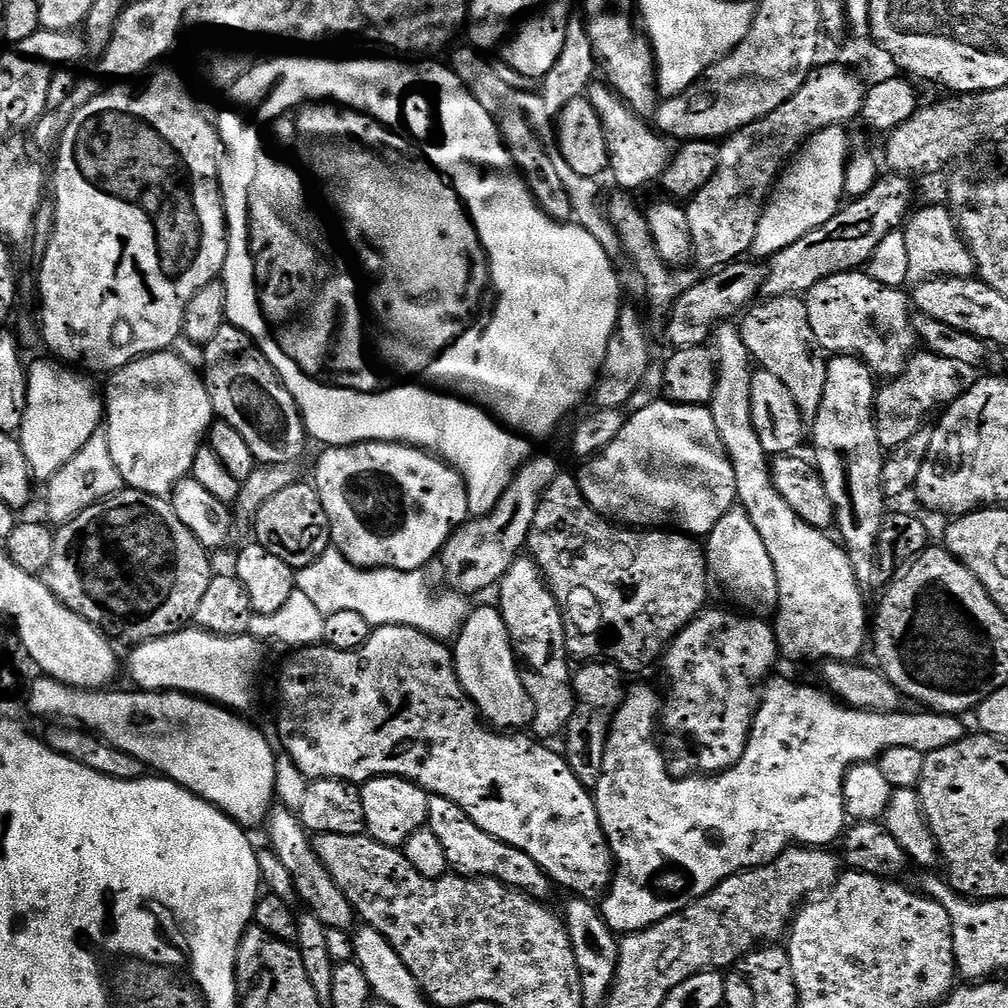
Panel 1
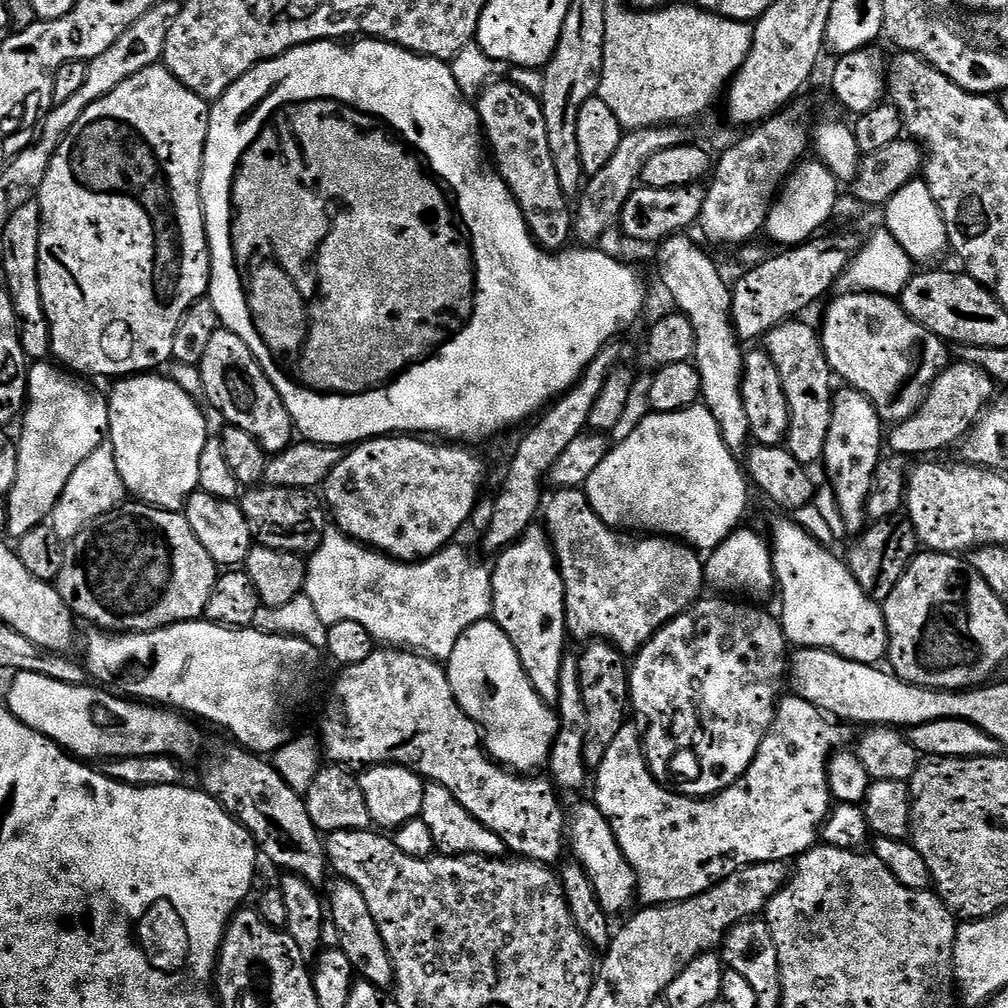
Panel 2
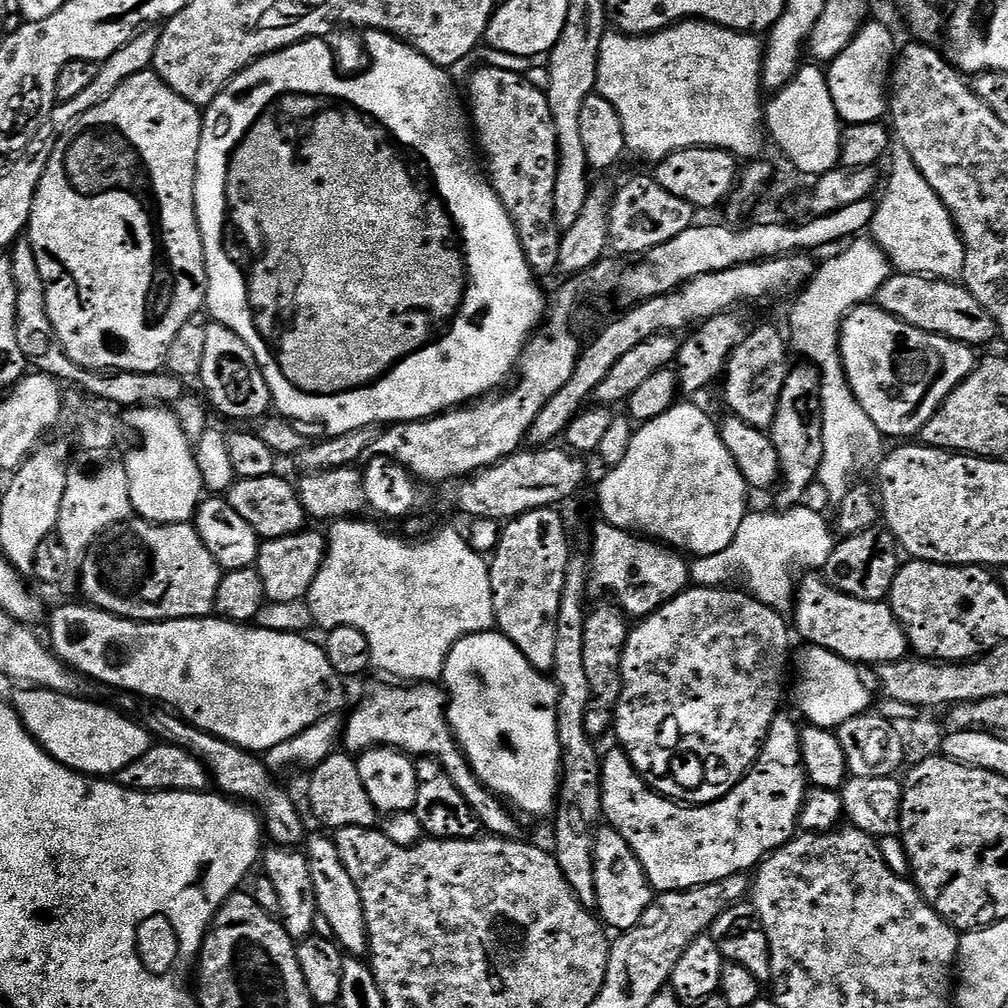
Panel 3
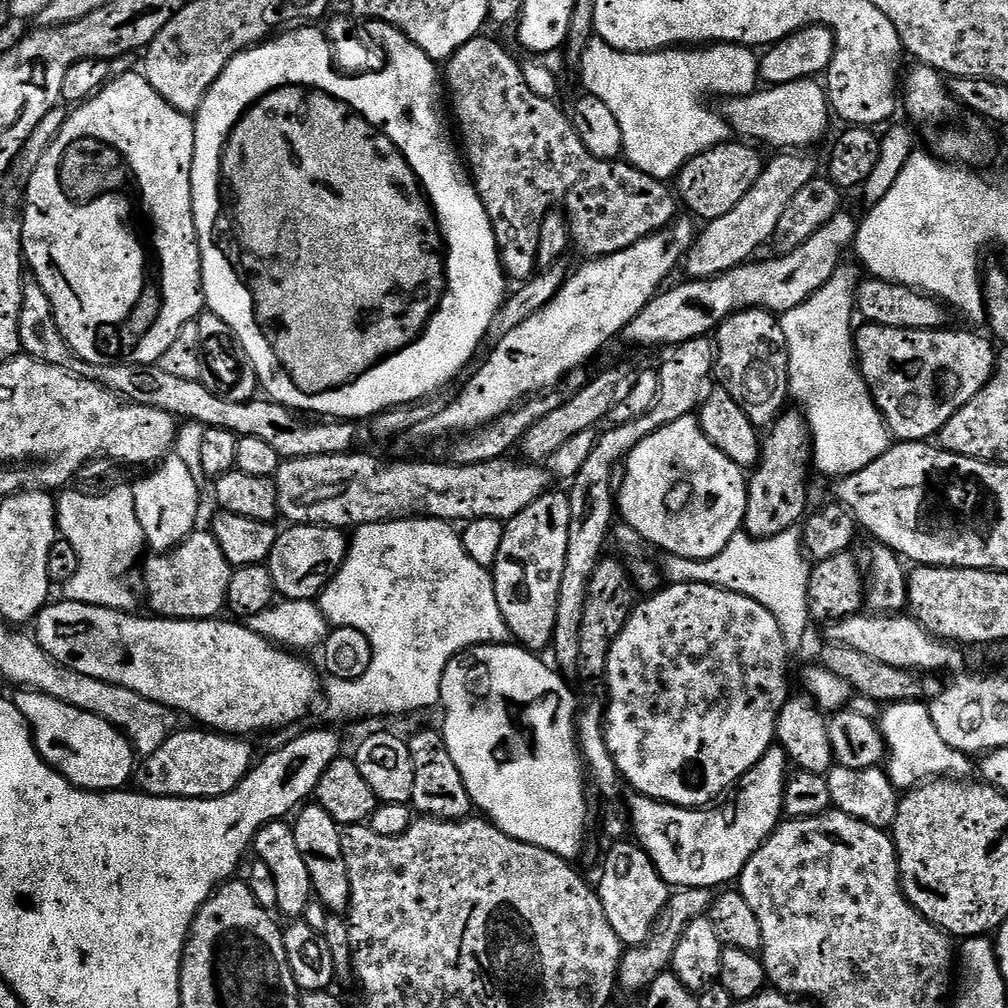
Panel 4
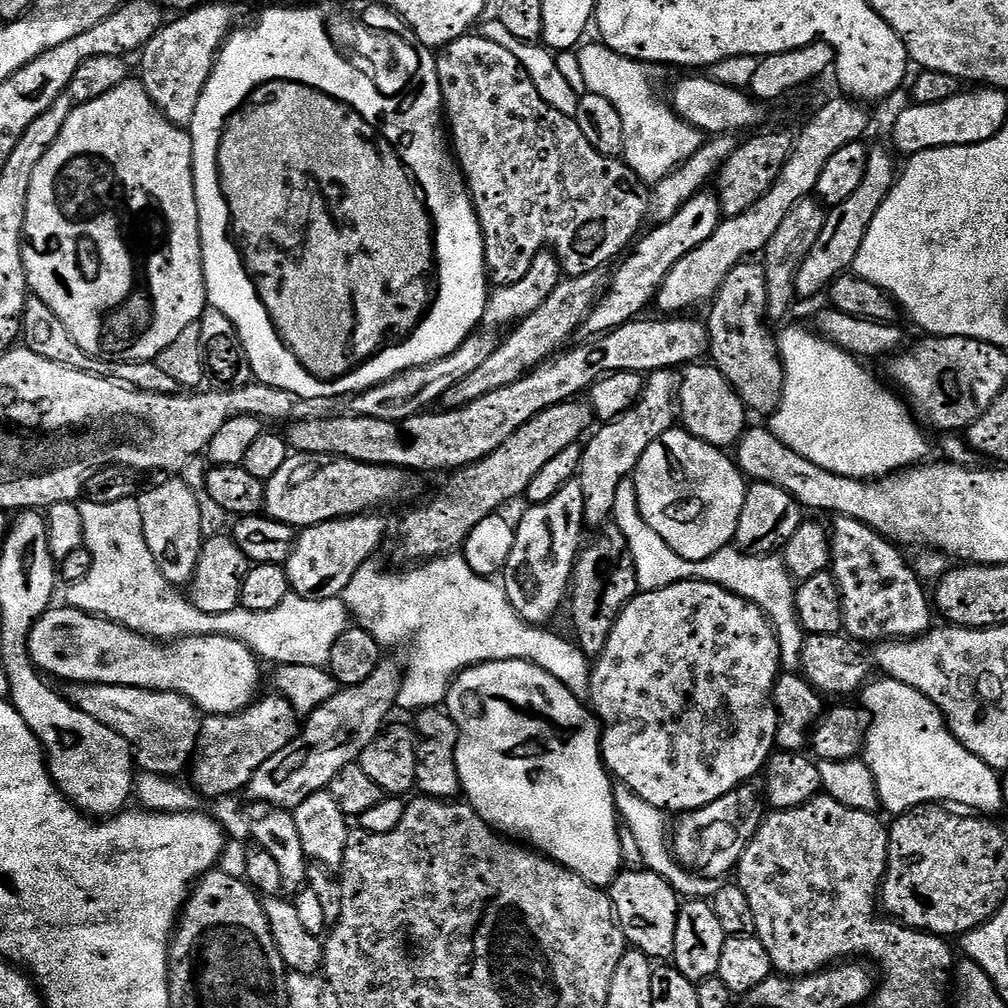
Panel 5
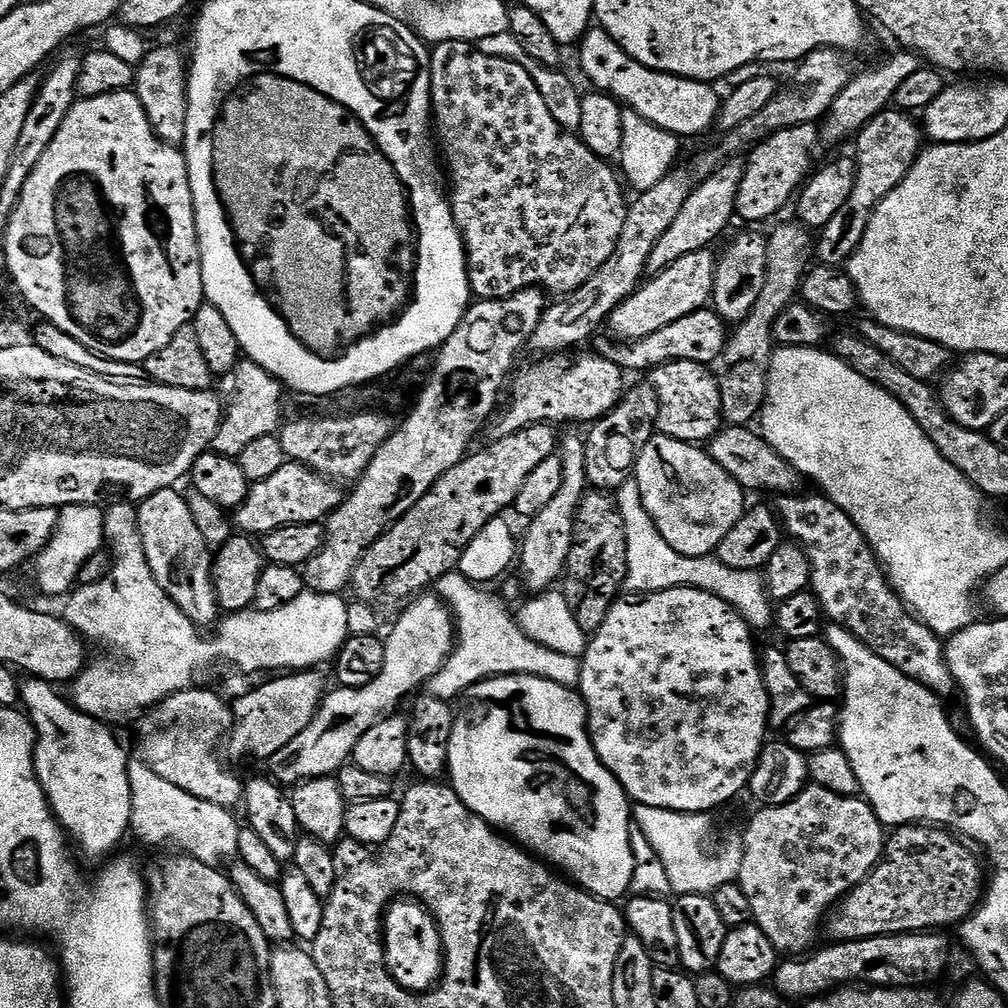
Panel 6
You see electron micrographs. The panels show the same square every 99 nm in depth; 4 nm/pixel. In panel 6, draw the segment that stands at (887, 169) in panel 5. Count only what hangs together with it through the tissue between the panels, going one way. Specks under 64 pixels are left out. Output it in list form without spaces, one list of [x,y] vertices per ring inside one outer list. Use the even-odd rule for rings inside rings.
[[[899,110],[878,113],[854,136],[856,142],[856,177],[850,198],[840,207],[838,214],[830,218],[824,228],[819,229],[814,252],[824,266],[843,265],[855,252],[870,226],[870,218],[876,207],[906,178],[922,151],[922,128],[915,115]]]

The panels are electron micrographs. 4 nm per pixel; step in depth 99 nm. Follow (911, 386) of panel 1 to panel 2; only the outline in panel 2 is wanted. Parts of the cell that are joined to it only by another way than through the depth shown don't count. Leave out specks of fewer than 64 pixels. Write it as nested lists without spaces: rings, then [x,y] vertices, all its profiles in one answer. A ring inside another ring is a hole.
[[[967,362],[949,363],[928,387],[928,396],[920,408],[912,416],[891,425],[892,433],[886,436],[887,443],[888,440],[892,443],[891,451],[906,458],[924,458],[927,452],[940,452],[951,444],[959,445],[984,409],[993,403],[997,392],[998,385],[986,370]]]

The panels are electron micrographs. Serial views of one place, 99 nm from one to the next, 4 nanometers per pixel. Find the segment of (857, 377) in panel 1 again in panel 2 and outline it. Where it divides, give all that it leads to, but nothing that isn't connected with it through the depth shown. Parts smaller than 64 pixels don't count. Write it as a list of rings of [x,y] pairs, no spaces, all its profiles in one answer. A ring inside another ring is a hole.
[[[847,386],[841,389],[832,398],[830,428],[826,434],[822,467],[832,479],[832,496],[836,499],[836,508],[840,511],[840,520],[845,530],[859,534],[869,523],[866,502],[870,498],[870,486],[882,459],[882,421],[862,393]]]

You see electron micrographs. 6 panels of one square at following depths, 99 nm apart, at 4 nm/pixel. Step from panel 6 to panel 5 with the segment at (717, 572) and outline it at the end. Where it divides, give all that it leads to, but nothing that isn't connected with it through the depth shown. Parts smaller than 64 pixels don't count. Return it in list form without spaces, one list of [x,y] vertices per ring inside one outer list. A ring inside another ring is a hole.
[[[632,478],[624,480],[622,486],[618,486],[618,495],[614,497],[612,520],[614,526],[622,530],[630,554],[634,558],[636,587],[640,592],[662,590],[671,584],[680,584],[683,580],[705,580],[722,586],[727,592],[733,592],[746,598],[751,604],[757,604],[768,615],[779,638],[781,669],[784,672],[801,671],[801,652],[806,636],[796,610],[796,584],[789,572],[785,570],[781,557],[774,554],[754,556],[741,552],[735,546],[719,548],[705,560],[687,560],[674,554],[674,550],[670,550],[670,546],[666,546],[666,542],[662,542],[662,538],[651,528],[650,522],[642,518],[638,506],[636,482]]]

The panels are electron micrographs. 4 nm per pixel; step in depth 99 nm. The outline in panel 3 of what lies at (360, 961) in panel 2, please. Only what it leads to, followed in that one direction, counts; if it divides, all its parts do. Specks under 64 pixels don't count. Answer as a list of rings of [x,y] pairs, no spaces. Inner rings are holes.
[[[331,835],[307,837],[302,848],[305,858],[310,862],[310,875],[314,882],[314,894],[318,894],[318,910],[320,916],[332,931],[332,939],[340,945],[349,957],[364,958],[368,956],[368,927],[366,912],[362,906],[362,898],[358,894],[358,886],[354,886],[354,878],[350,878],[346,866],[342,866],[342,858],[338,858],[338,846]]]

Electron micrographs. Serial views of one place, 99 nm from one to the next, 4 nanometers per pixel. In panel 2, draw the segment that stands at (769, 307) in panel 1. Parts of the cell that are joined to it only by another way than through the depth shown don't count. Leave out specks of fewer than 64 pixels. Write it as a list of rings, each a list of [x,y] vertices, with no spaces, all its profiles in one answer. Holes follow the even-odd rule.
[[[793,318],[769,330],[762,344],[774,366],[778,366],[778,378],[782,378],[782,390],[786,390],[786,406],[790,410],[786,441],[788,452],[805,466],[812,466],[815,460],[816,463],[823,461],[832,413],[834,373],[828,365],[819,331],[815,327],[811,328],[804,318]]]

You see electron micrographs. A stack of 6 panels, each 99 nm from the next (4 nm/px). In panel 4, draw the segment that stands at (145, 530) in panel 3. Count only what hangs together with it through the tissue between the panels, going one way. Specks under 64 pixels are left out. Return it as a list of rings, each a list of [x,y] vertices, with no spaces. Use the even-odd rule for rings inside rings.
[[[197,530],[167,554],[149,555],[144,564],[144,592],[155,615],[174,620],[210,620],[226,608],[226,590],[234,565],[229,562],[211,531]]]

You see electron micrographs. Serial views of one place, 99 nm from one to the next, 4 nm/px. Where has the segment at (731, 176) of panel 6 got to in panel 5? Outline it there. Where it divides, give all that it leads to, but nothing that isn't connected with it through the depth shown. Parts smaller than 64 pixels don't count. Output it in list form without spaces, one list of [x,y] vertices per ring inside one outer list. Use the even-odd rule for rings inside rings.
[[[712,190],[699,192],[682,210],[674,214],[667,224],[657,224],[651,230],[645,231],[643,235],[635,241],[636,252],[629,251],[616,265],[616,273],[610,276],[606,287],[588,314],[588,319],[584,321],[583,331],[588,331],[589,337],[598,336],[601,332],[612,332],[618,326],[629,324],[631,320],[637,319],[640,312],[647,304],[651,305],[655,301],[666,274],[686,255],[690,250],[694,250],[714,230],[721,222],[720,202],[717,193]]]

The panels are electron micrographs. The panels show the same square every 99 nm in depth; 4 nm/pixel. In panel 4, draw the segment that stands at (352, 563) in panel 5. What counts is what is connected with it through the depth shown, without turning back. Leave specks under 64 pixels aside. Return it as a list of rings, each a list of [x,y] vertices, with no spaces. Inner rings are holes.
[[[292,524],[283,529],[266,561],[277,593],[286,600],[315,601],[343,566],[349,543],[345,529],[325,524]]]

